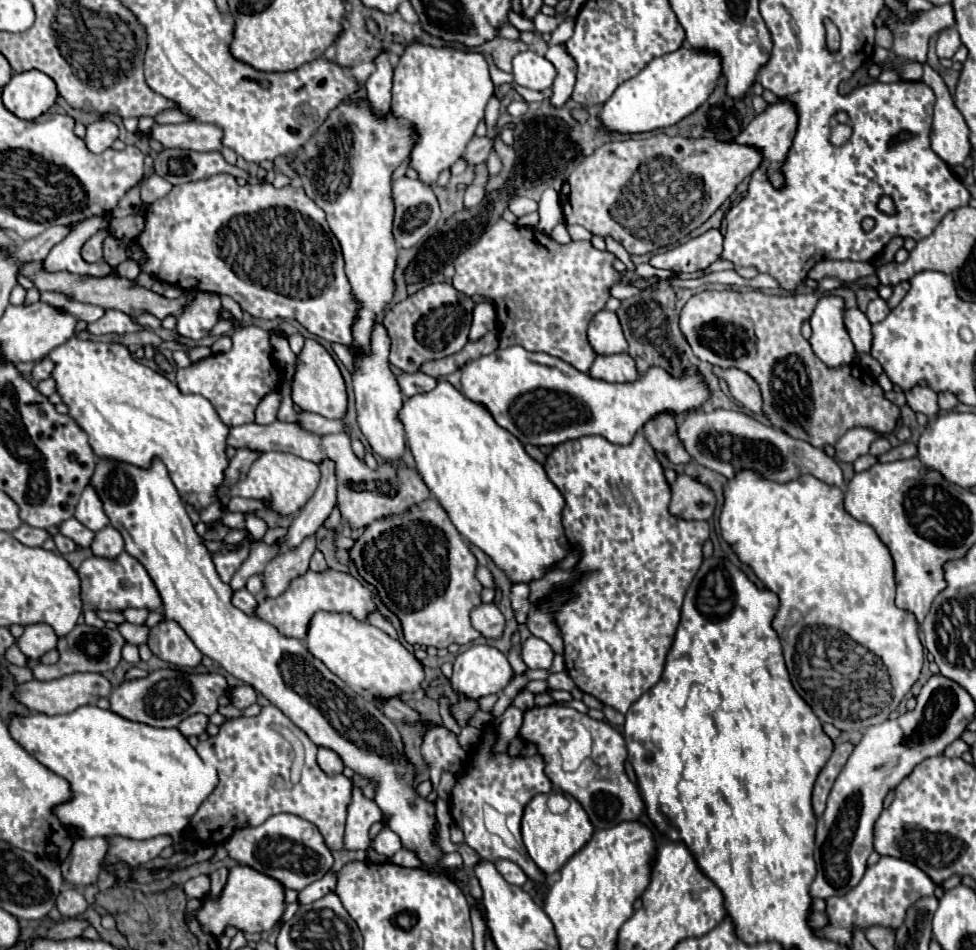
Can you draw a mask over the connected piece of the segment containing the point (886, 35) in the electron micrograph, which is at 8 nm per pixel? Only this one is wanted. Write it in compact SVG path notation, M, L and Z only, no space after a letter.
M882 26L882 28L876 30L876 44L880 48L890 50L892 48L892 42L894 42L894 36L892 36L892 30L888 26Z

